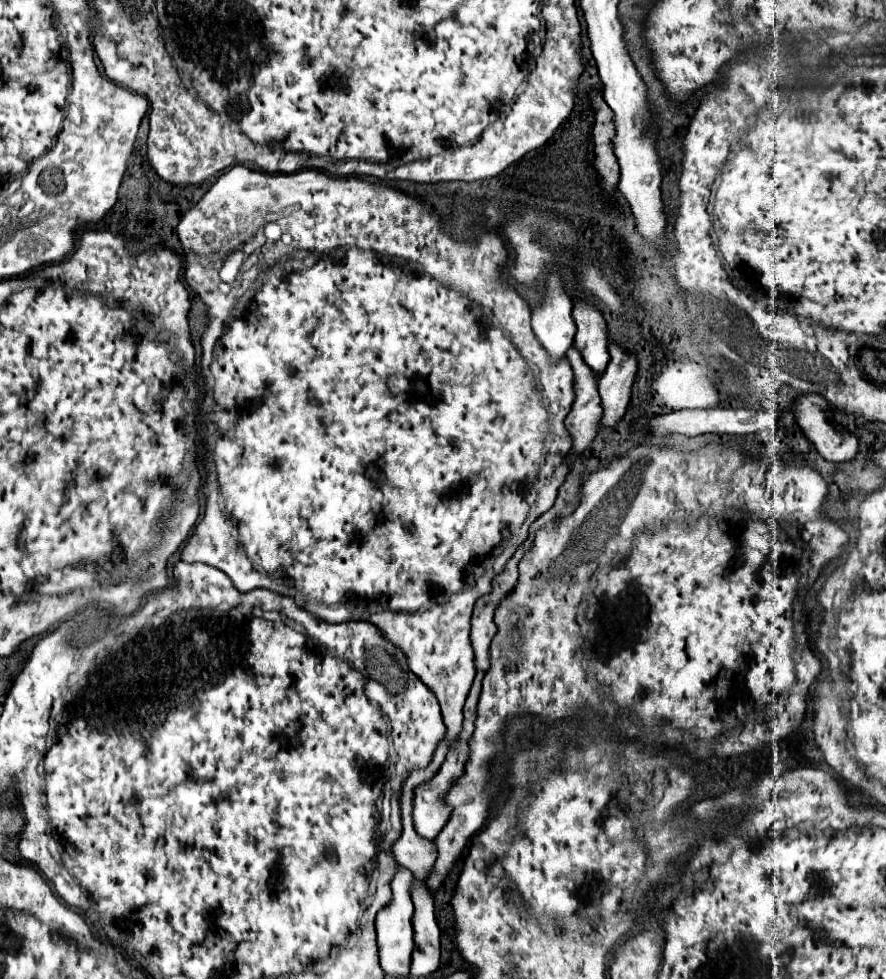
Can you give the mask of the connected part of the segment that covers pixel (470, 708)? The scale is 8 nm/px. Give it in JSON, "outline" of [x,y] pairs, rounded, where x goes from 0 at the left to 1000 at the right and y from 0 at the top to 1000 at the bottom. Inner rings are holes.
{"outline":[[[538,686],[536,695],[534,695],[534,701],[529,705],[529,711],[527,711],[527,717],[525,717],[525,723],[523,723],[523,746],[518,750],[518,756],[516,760],[511,762],[511,766],[505,770],[505,776],[500,778],[498,787],[493,789],[493,793],[480,801],[475,801],[471,807],[468,807],[468,825],[466,825],[466,838],[468,838],[468,846],[471,850],[477,854],[477,856],[484,856],[484,858],[491,858],[491,854],[498,850],[498,846],[505,842],[509,829],[507,829],[507,823],[502,821],[502,809],[511,803],[511,797],[516,797],[516,793],[520,793],[520,789],[525,789],[525,776],[529,776],[529,752],[534,752],[534,735],[538,731],[538,715],[541,715],[541,709],[543,709],[543,695],[545,695],[545,688],[547,686]]]}

